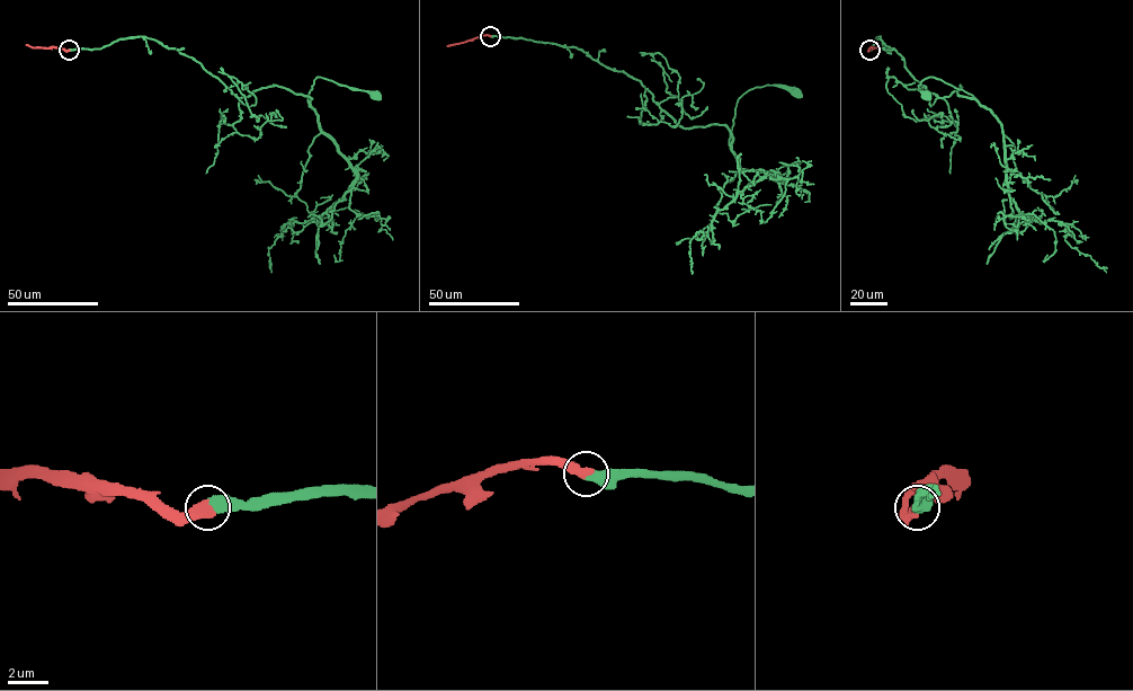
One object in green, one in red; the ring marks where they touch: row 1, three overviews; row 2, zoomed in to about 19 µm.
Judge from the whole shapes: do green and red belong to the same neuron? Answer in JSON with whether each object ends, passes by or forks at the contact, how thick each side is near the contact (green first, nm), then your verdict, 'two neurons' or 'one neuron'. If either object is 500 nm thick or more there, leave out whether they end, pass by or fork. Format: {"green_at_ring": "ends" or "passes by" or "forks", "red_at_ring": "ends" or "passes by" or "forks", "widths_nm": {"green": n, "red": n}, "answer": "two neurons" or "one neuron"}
{"widths_nm": {"green": 600, "red": 550}, "answer": "one neuron"}

